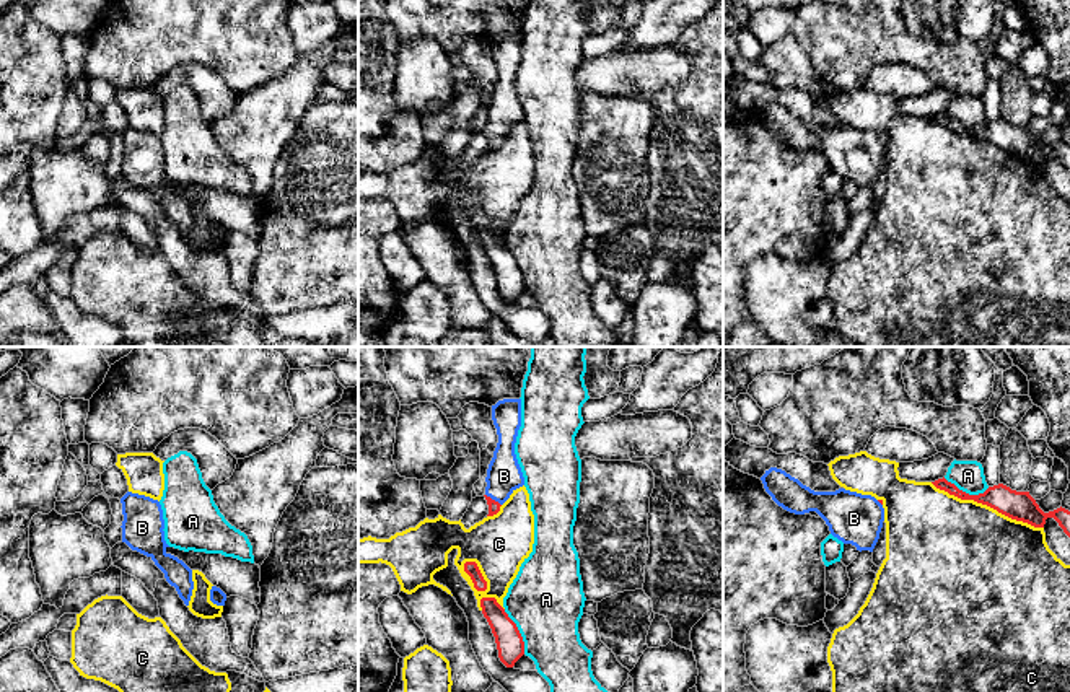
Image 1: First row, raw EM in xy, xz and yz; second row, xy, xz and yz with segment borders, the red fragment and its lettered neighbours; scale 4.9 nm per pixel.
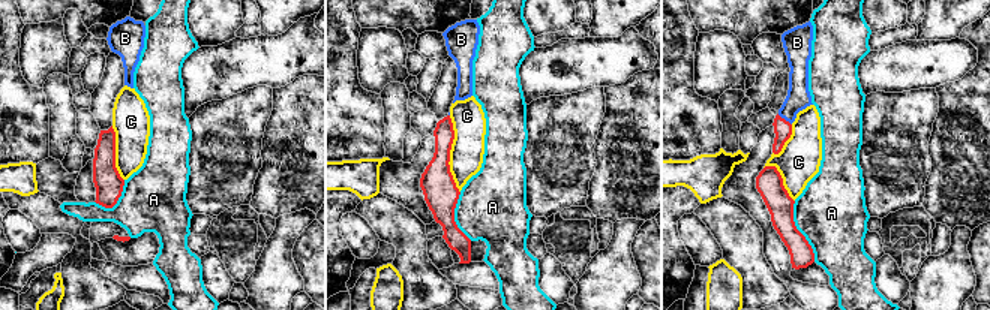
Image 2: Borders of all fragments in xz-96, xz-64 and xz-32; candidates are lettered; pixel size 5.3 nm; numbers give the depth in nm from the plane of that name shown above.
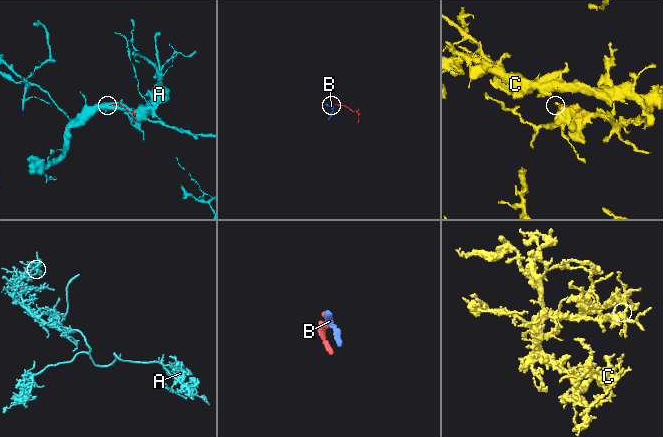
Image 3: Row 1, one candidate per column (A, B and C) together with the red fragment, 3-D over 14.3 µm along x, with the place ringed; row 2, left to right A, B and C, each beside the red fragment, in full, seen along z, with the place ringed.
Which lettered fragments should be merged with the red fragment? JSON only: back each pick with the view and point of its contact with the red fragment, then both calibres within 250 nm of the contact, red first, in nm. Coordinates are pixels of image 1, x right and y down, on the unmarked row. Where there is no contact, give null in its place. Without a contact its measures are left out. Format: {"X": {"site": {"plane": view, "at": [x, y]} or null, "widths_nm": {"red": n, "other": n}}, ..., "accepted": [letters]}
{"B": {"site": {"plane": "xz", "at": [494, 135]}, "widths_nm": {"red": 60, "other": 170}}, "accepted": ["B"]}

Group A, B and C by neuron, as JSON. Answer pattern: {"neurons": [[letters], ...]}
{"neurons": [["A"], ["B"], ["C"]]}

